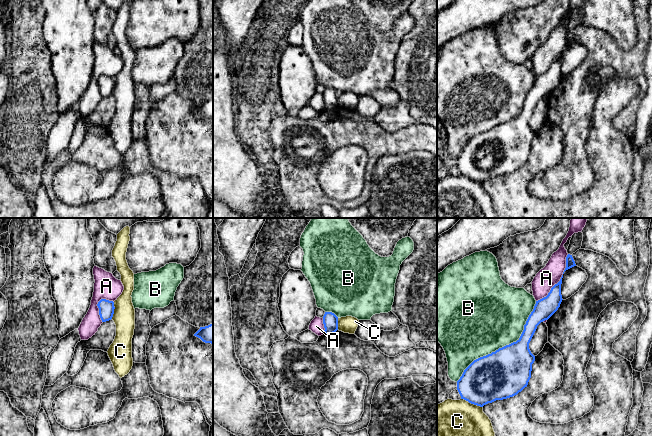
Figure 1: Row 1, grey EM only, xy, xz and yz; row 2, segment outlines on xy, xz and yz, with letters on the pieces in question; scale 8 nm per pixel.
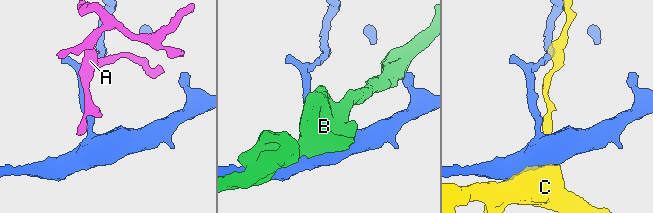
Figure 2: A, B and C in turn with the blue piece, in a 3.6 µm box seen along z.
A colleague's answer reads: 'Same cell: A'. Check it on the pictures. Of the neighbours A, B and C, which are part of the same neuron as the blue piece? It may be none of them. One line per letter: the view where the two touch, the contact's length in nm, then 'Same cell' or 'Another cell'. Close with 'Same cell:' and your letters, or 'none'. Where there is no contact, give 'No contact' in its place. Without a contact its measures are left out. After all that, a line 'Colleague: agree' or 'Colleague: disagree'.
A: Touches blue in yz. Shared border 460 nm. Another cell
B: Touches blue in yz. Shared border 900 nm. Another cell
C: Touches blue in yz. Shared border 190 nm. Another cell
Same cell: none
Colleague: disagree

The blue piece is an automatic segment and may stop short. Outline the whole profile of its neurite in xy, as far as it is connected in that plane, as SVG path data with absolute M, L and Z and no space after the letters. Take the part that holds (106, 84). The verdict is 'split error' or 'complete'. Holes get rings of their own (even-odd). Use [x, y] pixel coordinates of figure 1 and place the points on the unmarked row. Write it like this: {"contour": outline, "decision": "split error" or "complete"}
{"contour": "M101 75L98 80L99 91L102 98L106 98L112 95L114 90L114 78L106 75Z", "decision": "complete"}

